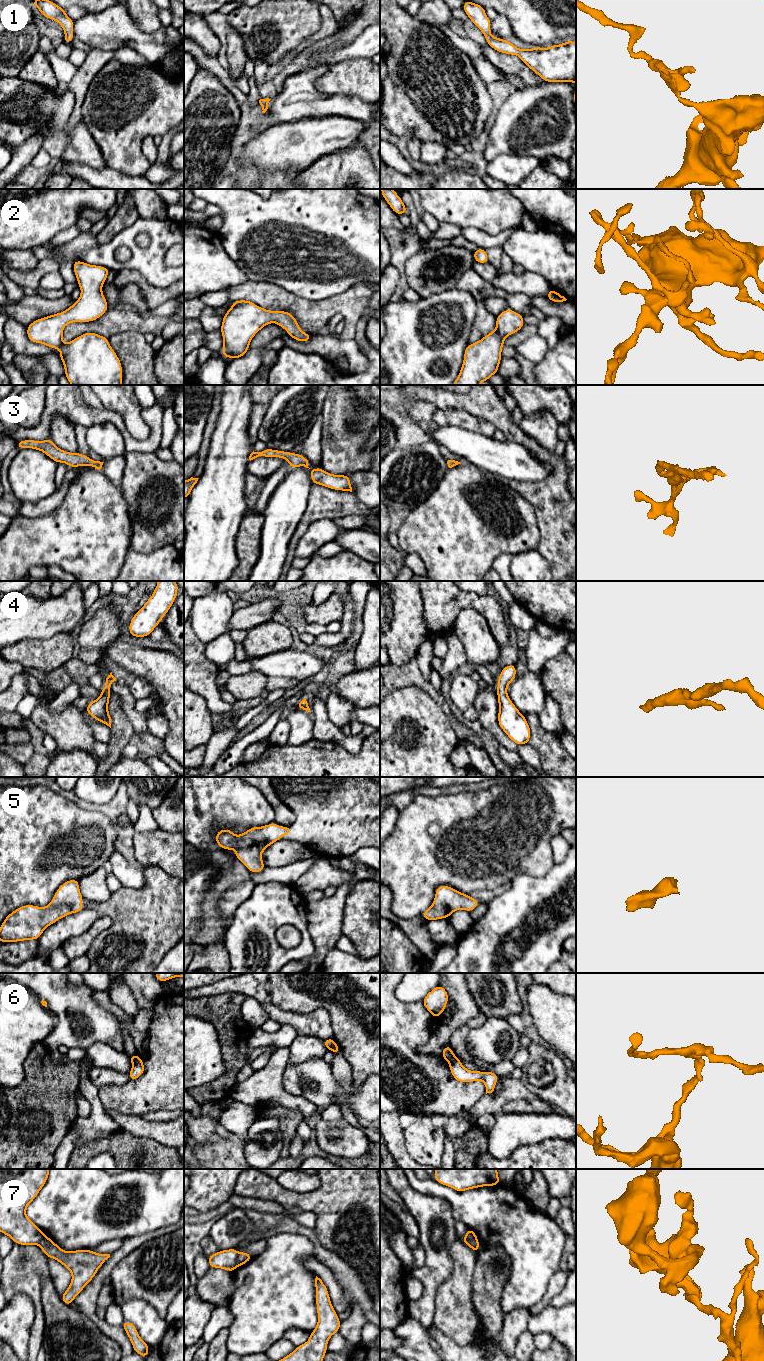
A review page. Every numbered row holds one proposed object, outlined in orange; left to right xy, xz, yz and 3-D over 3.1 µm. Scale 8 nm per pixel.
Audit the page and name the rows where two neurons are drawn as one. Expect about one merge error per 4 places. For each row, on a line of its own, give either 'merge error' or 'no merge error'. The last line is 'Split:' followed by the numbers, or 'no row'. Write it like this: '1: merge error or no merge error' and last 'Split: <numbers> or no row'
1: no merge error
2: no merge error
3: no merge error
4: no merge error
5: no merge error
6: merge error
7: merge error
Split: 6, 7

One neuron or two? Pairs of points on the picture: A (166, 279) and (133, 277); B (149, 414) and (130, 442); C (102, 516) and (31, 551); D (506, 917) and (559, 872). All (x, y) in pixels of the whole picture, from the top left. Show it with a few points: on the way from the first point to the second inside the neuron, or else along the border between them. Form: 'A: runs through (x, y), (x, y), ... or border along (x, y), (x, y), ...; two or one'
A: border along (123, 269), (135, 269), (151, 284), (167, 287); two
B: runs through (154, 425), (154, 435), (145, 444), (141, 444); one
C: runs through (84, 534), (79, 537), (49, 540); one
D: runs through (519, 910), (546, 885); one

